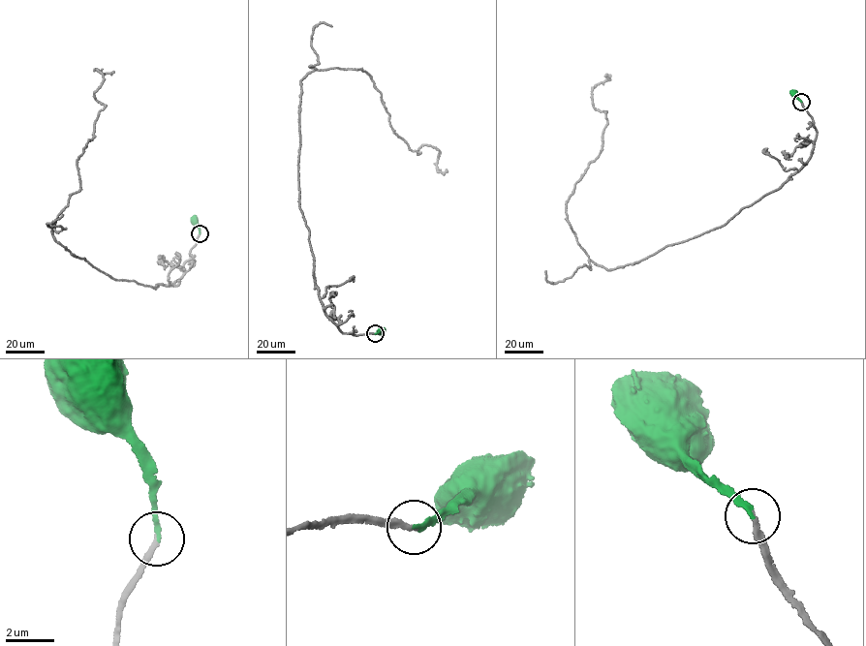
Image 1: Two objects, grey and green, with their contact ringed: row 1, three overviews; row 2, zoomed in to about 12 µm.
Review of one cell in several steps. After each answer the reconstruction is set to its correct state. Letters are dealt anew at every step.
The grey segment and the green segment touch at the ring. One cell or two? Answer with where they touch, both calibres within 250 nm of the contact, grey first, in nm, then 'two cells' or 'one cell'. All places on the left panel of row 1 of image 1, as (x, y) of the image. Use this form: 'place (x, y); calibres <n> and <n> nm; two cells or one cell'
place (200, 233); calibres 240 and 200 nm; one cell

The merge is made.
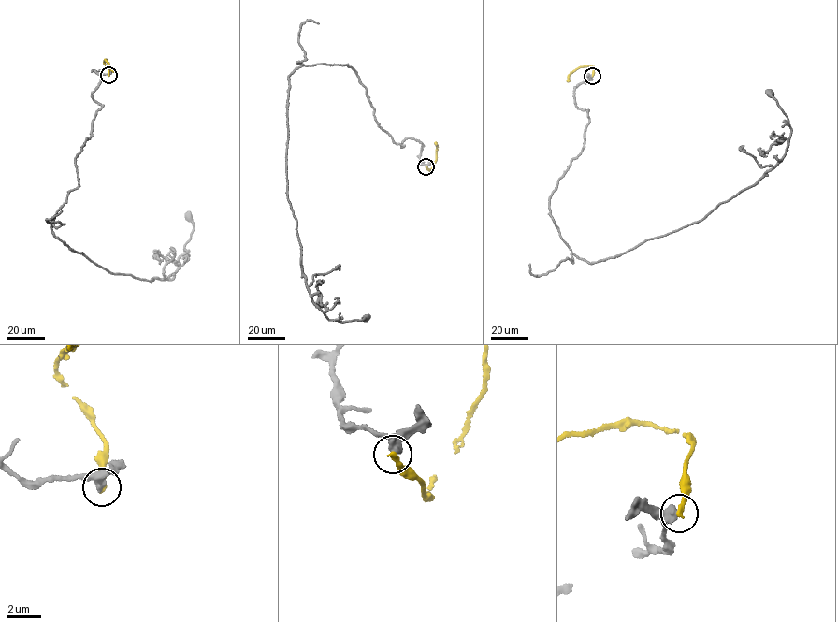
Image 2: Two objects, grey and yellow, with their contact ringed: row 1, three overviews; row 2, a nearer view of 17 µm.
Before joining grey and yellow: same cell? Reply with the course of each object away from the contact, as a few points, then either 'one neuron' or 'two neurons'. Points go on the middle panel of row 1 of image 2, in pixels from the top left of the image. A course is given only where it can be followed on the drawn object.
course grey (426, 166), (418, 140), (378, 126), (350, 66), (288, 76), (287, 197), (306, 286), (328, 319), (366, 319); course yellow (426, 166), (430, 171), (434, 165), (435, 143); two neurons

